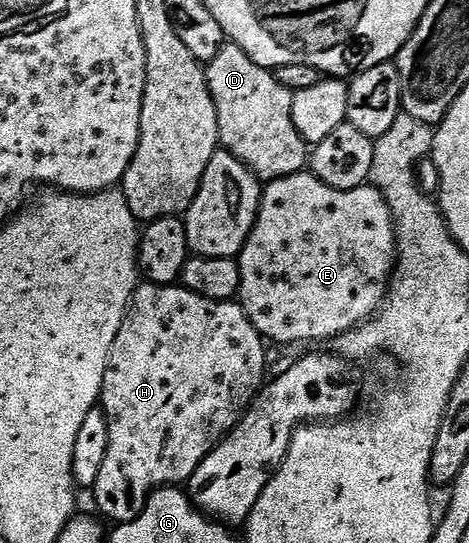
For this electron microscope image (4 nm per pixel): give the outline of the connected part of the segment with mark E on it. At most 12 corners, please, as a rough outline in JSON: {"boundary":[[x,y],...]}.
{"boundary":[[264,186],[239,303],[277,347],[380,309],[397,228],[378,189]]}

